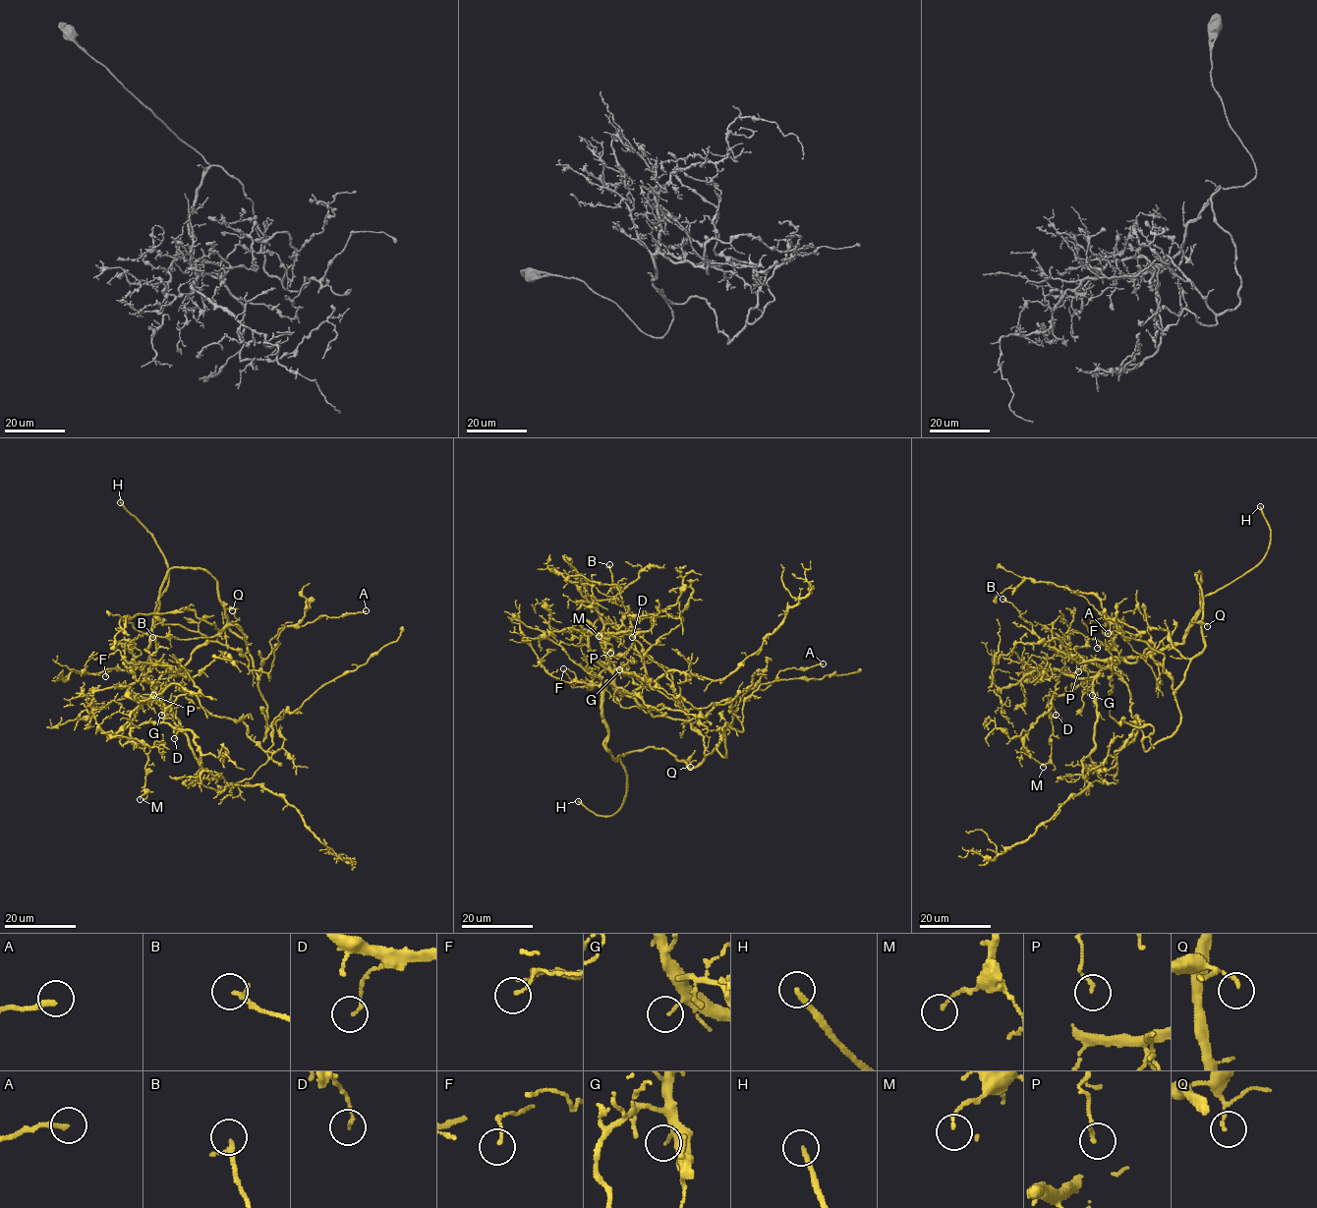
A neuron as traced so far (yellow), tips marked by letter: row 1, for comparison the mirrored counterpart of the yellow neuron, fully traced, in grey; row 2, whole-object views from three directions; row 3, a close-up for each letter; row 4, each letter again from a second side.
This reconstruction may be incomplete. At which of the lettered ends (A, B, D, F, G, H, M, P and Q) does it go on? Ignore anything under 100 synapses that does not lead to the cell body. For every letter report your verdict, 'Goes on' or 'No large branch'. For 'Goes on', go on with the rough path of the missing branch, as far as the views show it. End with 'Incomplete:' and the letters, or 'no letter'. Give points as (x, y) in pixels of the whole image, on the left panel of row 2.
A: No large branch
B: No large branch
D: No large branch
F: No large branch
G: No large branch
H: Goes on
M: No large branch
P: No large branch
Q: No large branch
Incomplete: H

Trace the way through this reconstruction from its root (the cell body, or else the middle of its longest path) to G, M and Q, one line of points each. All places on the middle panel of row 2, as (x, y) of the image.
G: (742, 730), (741, 721), (731, 712), (729, 698), (705, 718), (656, 709), (615, 685), (613, 671), (619, 669)
M: (742, 730), (729, 698), (705, 718), (656, 709), (617, 687), (589, 646), (588, 633), (606, 640), (599, 636)
Q: (742, 730), (725, 723), (722, 732), (726, 757), (716, 746), (696, 767), (688, 767), (685, 760), (690, 767)

